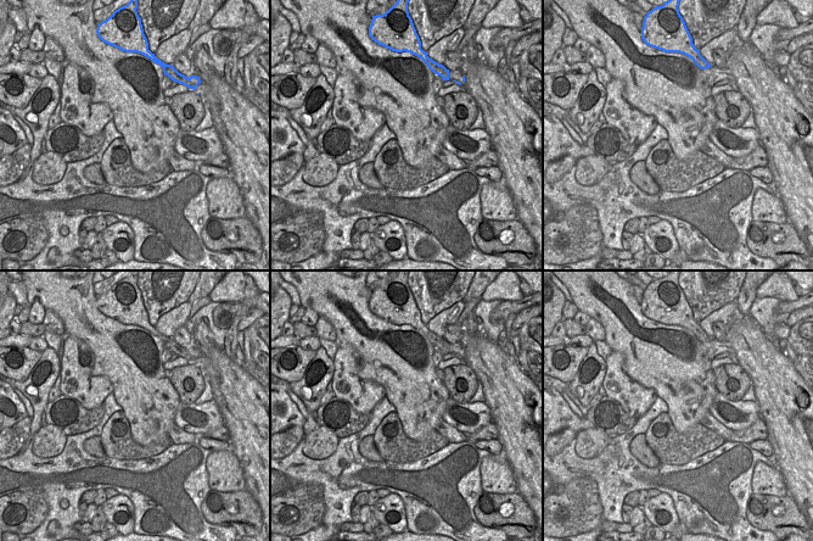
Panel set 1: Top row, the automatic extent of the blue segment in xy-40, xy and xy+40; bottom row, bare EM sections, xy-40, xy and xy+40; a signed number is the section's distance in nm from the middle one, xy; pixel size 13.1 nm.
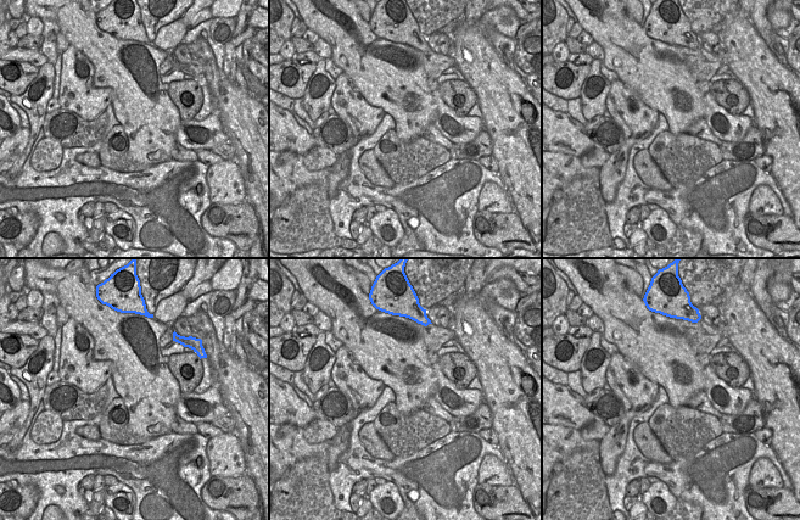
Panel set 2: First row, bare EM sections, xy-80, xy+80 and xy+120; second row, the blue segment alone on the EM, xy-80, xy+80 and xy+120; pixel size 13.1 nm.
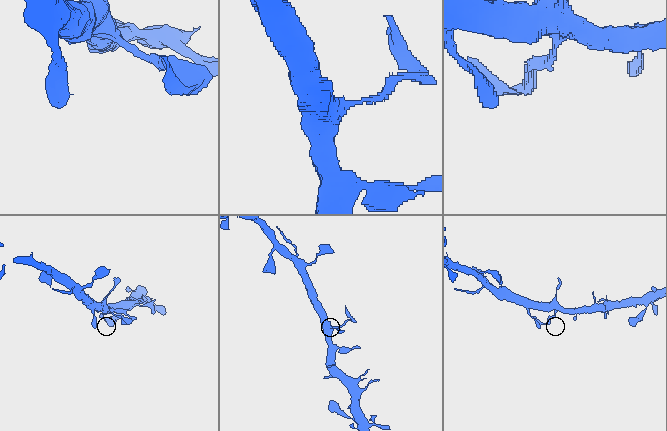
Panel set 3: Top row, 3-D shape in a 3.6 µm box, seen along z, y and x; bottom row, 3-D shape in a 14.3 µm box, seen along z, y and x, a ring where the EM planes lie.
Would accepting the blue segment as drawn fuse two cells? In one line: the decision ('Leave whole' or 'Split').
Split.

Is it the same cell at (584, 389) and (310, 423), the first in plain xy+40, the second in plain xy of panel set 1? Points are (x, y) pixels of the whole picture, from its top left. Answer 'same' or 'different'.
same

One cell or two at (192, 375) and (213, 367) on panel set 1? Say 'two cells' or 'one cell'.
two cells

